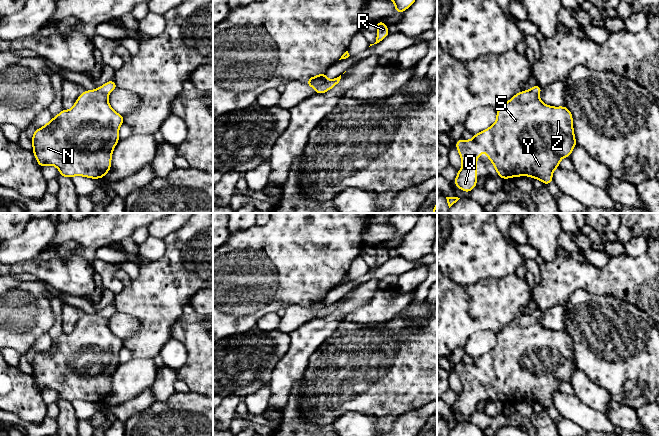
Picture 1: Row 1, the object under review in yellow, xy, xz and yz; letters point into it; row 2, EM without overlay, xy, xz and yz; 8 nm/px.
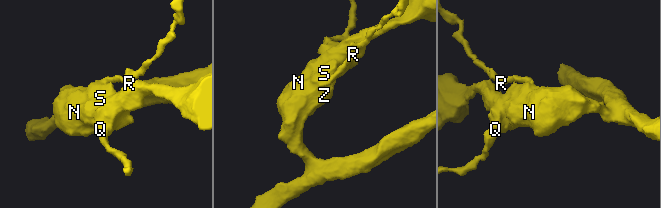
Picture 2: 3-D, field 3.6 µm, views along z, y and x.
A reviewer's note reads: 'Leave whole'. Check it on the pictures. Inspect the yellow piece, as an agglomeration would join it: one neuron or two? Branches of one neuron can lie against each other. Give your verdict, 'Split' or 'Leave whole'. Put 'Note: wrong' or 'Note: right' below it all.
Split
Note: wrong

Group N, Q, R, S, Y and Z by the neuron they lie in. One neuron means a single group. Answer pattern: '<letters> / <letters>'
N Q S Y Z / R

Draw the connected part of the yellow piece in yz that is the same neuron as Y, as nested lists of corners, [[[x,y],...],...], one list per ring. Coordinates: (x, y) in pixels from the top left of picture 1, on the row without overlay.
[[[526,314],[515,318],[502,331],[498,332],[496,337],[496,345],[491,351],[473,358],[473,363],[470,365],[462,362],[455,366],[462,384],[462,391],[457,395],[457,400],[454,404],[455,411],[469,417],[477,410],[477,383],[483,375],[487,377],[488,384],[492,386],[498,400],[503,404],[528,400],[541,404],[543,409],[553,407],[552,396],[560,391],[560,384],[563,381],[571,381],[572,374],[577,370],[573,352],[573,340],[570,334],[566,330],[553,331],[546,329],[536,317],[532,314]]]

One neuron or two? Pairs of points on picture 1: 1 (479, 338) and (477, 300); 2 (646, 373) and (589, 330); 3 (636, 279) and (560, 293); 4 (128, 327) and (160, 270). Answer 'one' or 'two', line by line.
1: two
2: one
3: one
4: two

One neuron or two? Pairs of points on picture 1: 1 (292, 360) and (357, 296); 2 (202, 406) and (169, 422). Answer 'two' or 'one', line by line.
1: one
2: one

